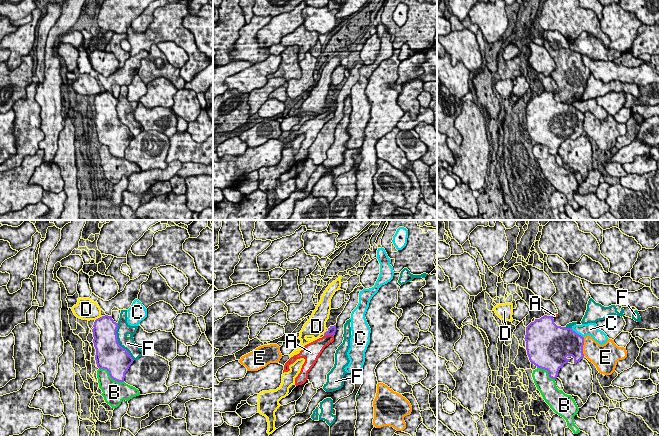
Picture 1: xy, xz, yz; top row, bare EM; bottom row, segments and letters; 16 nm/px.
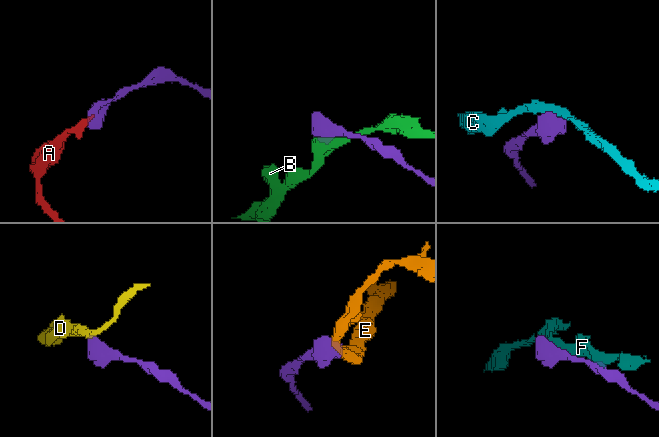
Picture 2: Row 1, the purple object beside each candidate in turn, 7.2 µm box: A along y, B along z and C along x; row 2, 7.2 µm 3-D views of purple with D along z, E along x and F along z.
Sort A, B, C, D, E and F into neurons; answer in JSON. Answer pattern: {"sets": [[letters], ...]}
{"sets": [["A"], ["B"], ["C"], ["D"], ["E"], ["F"]]}

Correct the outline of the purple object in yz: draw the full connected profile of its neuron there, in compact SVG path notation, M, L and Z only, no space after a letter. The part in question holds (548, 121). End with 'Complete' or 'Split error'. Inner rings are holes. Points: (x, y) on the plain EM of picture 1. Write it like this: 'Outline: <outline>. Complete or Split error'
Outline: M544 91L531 98L524 115L531 140L547 146L552 155L556 155L559 146L570 137L567 132L574 134L574 140L584 133L584 113L572 104L557 102L553 92Z. Complete

